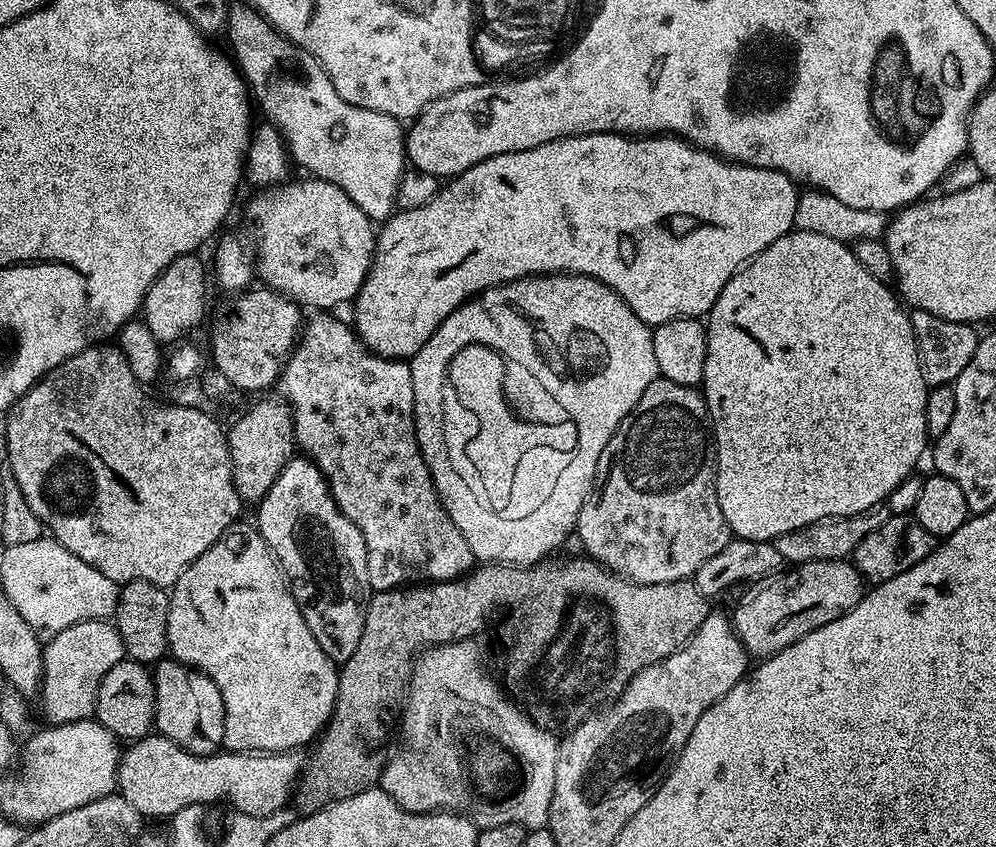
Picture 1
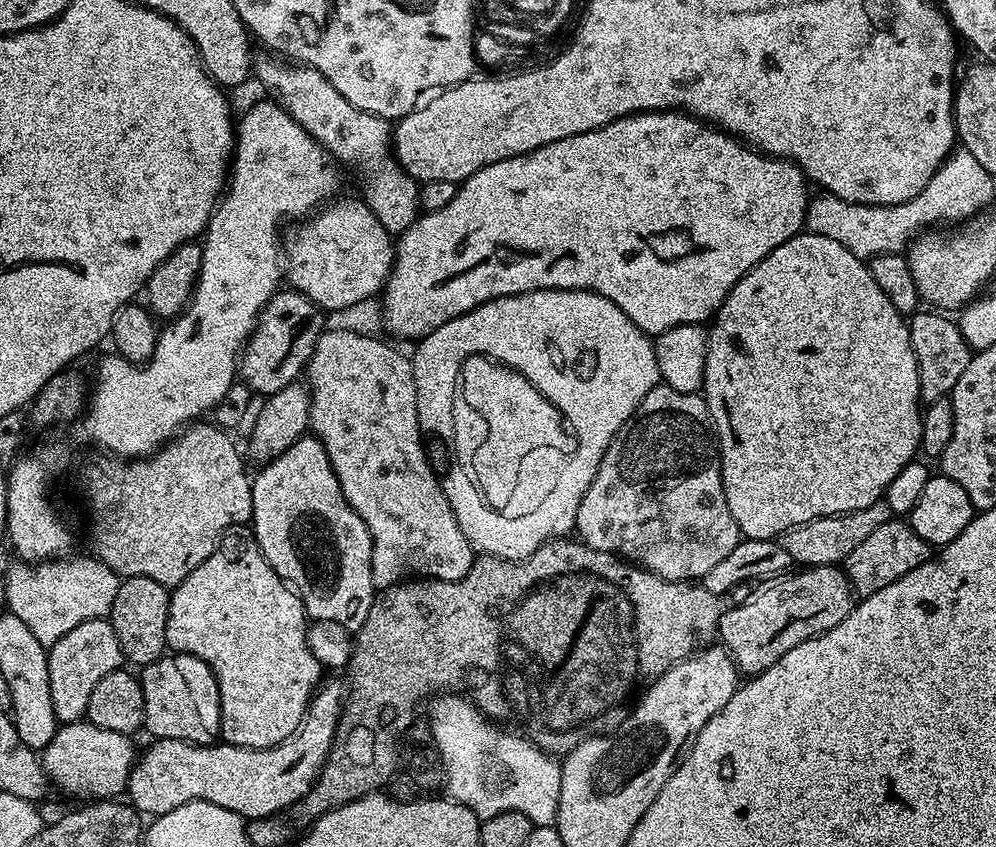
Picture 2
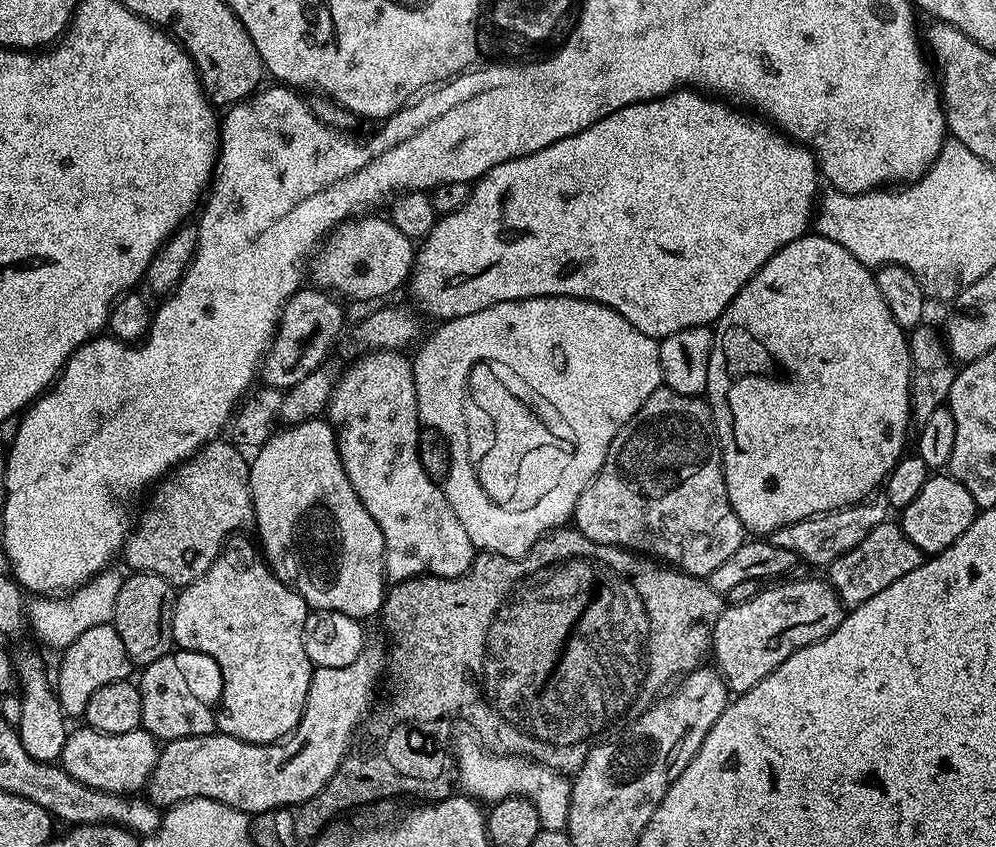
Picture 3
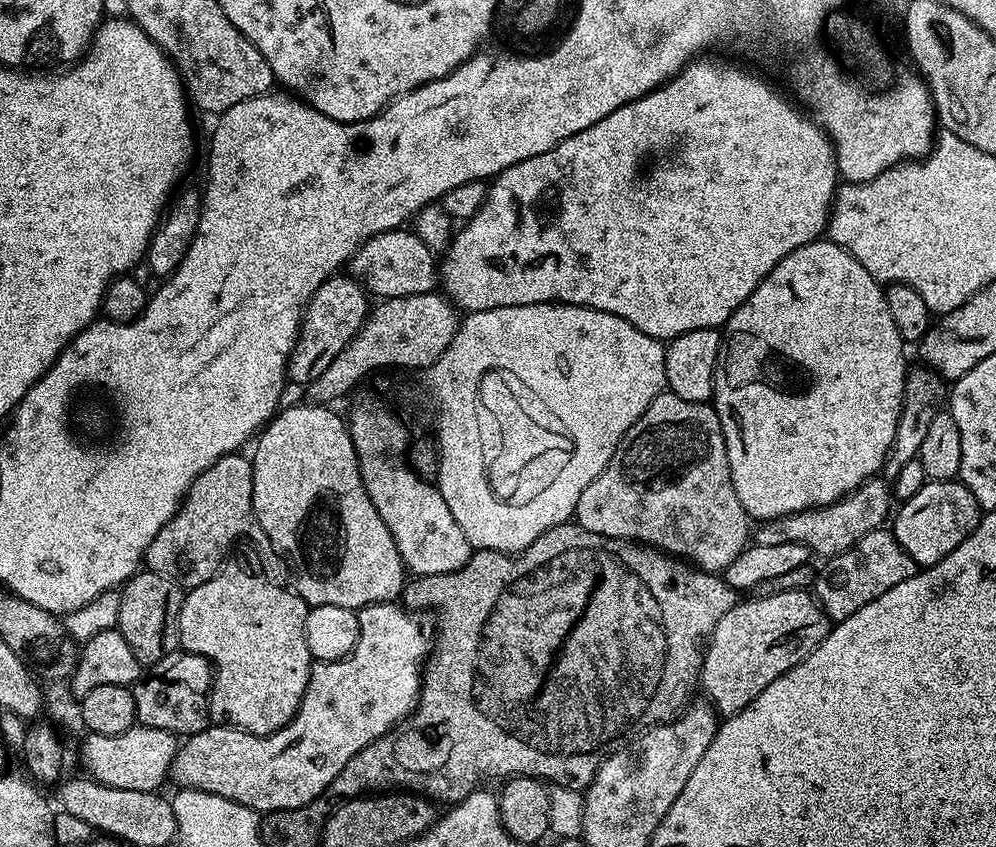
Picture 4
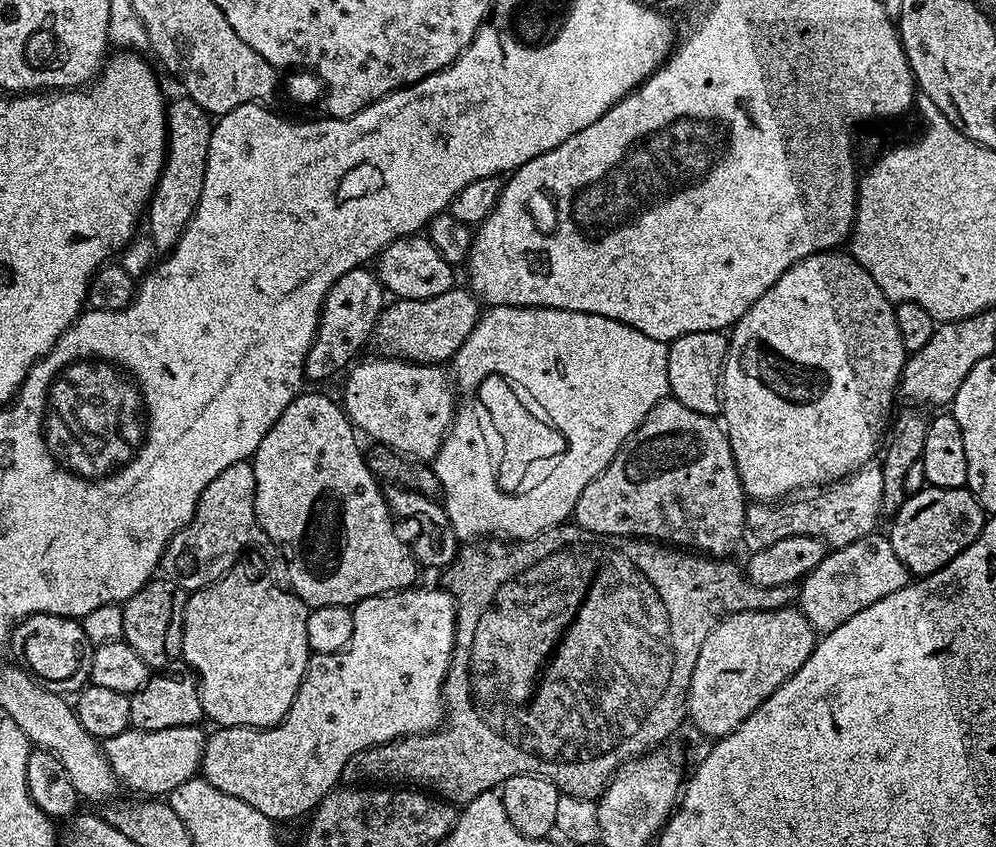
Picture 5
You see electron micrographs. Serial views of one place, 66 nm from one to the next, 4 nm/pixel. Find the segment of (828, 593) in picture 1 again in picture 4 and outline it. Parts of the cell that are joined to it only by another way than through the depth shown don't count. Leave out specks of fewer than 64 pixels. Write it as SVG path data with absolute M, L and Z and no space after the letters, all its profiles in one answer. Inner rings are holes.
M788 588L785 592L772 592L769 596L760 596L757 600L741 599L714 626L712 635L708 637L704 649L704 665L700 667L699 687L704 687L707 703L721 717L727 718L741 712L747 704L752 704L774 678L786 674L798 662L802 662L816 649L830 631L830 621L823 608L820 607L811 591L799 592L796 588Z

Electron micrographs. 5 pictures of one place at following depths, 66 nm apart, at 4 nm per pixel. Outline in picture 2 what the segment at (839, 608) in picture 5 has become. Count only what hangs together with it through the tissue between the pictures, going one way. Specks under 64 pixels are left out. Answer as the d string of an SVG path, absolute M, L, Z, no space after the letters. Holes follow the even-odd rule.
M893 518L882 522L878 530L873 530L843 562L844 575L848 577L853 593L863 598L882 590L882 586L890 586L890 582L898 582L902 574L910 574L922 562L933 559L933 545L928 544L918 534L914 534L911 523L904 518Z

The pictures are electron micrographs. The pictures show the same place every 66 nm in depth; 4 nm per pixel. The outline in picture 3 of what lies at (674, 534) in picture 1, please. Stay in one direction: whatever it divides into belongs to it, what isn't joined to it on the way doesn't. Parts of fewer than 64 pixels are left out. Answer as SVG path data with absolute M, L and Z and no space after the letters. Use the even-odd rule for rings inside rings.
M663 386L654 390L654 394L650 394L650 398L646 398L646 402L642 402L642 406L636 411L634 418L630 418L630 422L626 422L626 426L622 426L622 430L618 430L614 442L610 442L610 450L606 454L606 462L602 466L602 470L592 481L591 486L582 494L582 498L578 498L578 506L574 513L574 527L596 545L608 544L607 546L631 550L637 554L655 558L665 565L679 568L681 572L691 576L707 578L711 572L718 570L718 566L722 566L722 562L726 562L726 558L730 558L730 554L734 554L734 550L738 550L738 546L744 544L746 533L738 514L734 514L734 510L730 506L730 498L726 494L724 463L720 457L720 441L716 439L712 409L708 407L707 403L700 396L683 396Z

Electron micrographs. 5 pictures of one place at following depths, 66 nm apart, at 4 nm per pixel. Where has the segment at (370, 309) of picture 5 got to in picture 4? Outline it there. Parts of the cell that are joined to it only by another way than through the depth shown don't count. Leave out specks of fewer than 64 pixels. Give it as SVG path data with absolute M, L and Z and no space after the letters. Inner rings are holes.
M337 274L330 276L310 298L304 308L304 317L300 319L300 333L296 339L294 350L288 356L287 379L300 386L306 386L324 373L326 366L342 354L345 346L360 333L360 328L370 311L369 293L364 291L364 285L359 280L353 280L351 275Z

